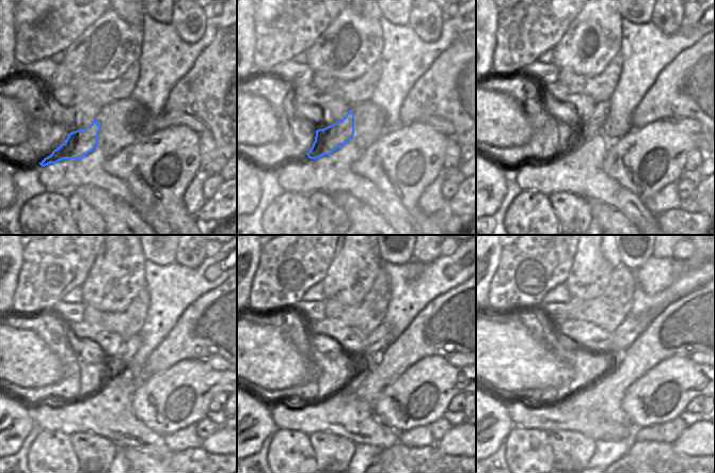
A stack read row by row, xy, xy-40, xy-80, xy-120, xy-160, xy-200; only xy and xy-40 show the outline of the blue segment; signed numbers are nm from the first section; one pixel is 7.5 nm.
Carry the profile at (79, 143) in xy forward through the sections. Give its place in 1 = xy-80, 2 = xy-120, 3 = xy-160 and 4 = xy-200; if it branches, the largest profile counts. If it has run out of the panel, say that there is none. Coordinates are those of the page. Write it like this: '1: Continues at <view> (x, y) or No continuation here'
1: Continues at xy-80 (584, 129)
2: Continues at xy-120 (114, 364)
3: Continues at xy-160 (378, 341)
4: Continues at xy-200 (633, 326).

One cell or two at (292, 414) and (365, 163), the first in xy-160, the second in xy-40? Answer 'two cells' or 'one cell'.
two cells

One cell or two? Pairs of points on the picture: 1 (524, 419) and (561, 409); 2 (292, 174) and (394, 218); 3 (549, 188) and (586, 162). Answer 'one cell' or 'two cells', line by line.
1: one cell
2: one cell
3: one cell

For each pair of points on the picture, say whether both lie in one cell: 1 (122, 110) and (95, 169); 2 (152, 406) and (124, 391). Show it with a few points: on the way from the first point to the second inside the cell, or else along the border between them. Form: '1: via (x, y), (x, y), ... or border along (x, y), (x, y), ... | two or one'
1: border along (98, 145), (107, 158) | two
2: border along (134, 387), (132, 393), (132, 413), (140, 420) | two

